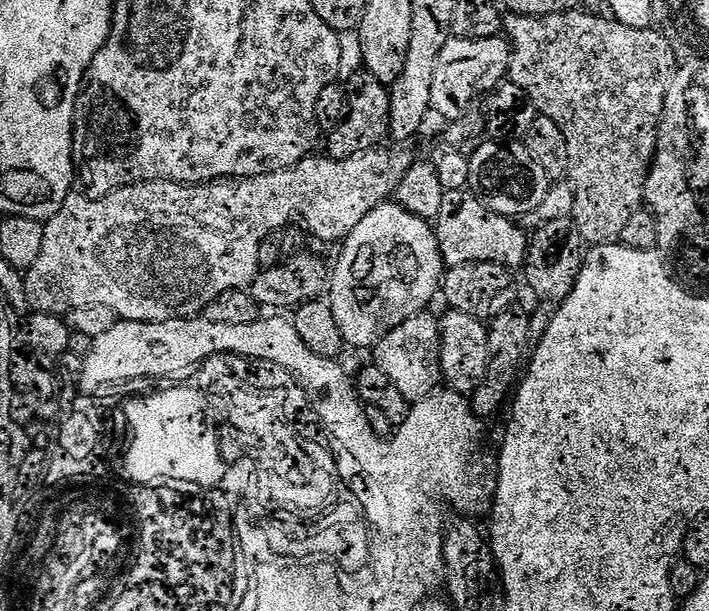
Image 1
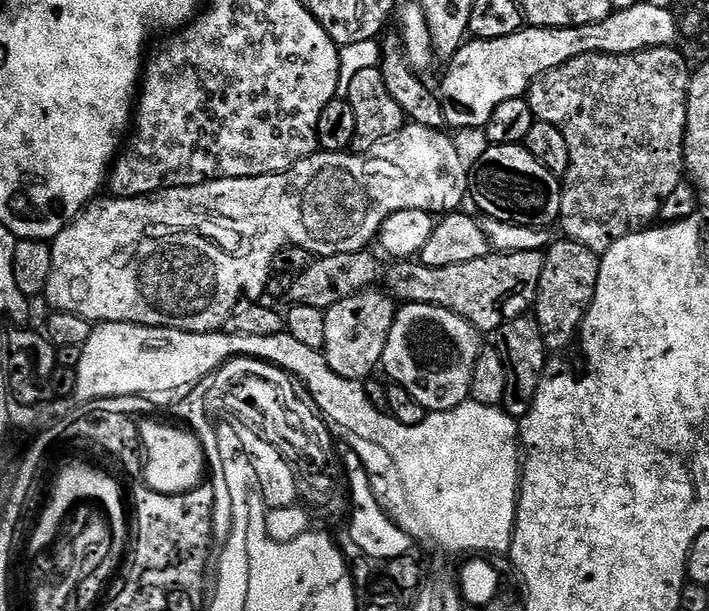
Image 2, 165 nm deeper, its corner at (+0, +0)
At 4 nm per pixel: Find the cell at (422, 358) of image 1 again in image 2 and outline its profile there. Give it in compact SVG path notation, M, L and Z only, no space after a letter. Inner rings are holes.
M401 303L396 309L396 317L392 319L390 332L384 347L382 372L389 377L391 383L402 386L408 393L414 394L418 402L428 412L445 412L454 410L459 404L468 404L472 391L470 382L474 378L474 366L482 351L481 333L477 332L470 322L466 322L458 314L433 304Z

